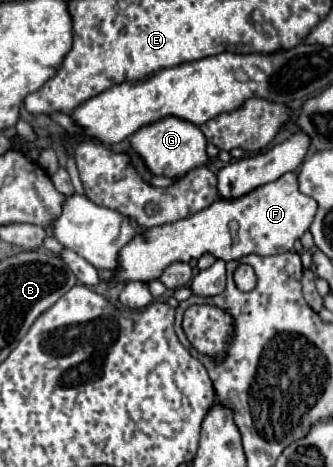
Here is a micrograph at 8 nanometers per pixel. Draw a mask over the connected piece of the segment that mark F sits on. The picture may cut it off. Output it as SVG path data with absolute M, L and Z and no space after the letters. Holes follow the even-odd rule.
M295 172L283 174L279 180L263 184L249 194L235 200L215 200L209 208L189 216L187 220L179 220L175 224L149 228L145 236L137 236L127 244L119 256L121 268L111 278L111 284L117 282L133 282L133 280L153 280L157 278L165 266L173 262L189 262L191 258L201 258L205 252L213 254L219 260L237 260L249 254L283 254L293 250L293 244L307 232L313 222L317 204L313 198L305 196L297 188ZM229 222L237 222L237 236L231 236Z

